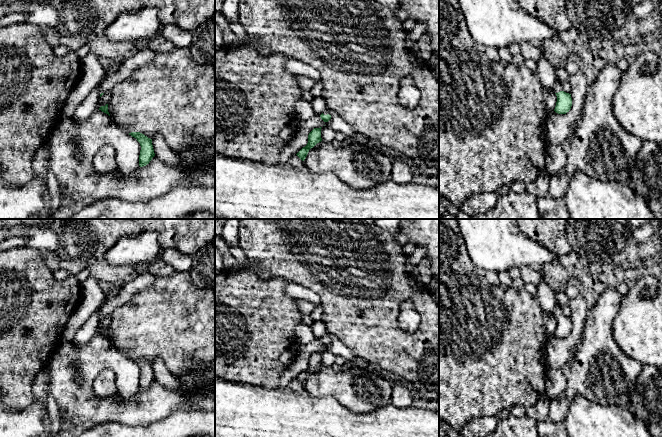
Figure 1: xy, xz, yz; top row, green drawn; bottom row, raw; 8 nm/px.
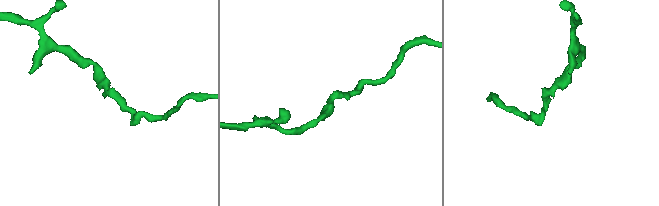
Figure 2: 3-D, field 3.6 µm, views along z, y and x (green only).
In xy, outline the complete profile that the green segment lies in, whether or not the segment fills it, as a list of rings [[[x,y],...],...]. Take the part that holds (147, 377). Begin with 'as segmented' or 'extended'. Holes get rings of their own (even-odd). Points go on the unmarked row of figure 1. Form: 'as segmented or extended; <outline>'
as segmented; [[[131,356],[129,357],[132,361],[136,362],[140,367],[141,374],[139,379],[139,390],[143,391],[149,388],[152,382],[155,380],[152,363],[148,362],[140,356]]]

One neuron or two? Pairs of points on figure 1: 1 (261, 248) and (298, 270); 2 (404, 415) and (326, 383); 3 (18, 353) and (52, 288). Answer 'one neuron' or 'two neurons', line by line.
1: one neuron
2: two neurons
3: one neuron

